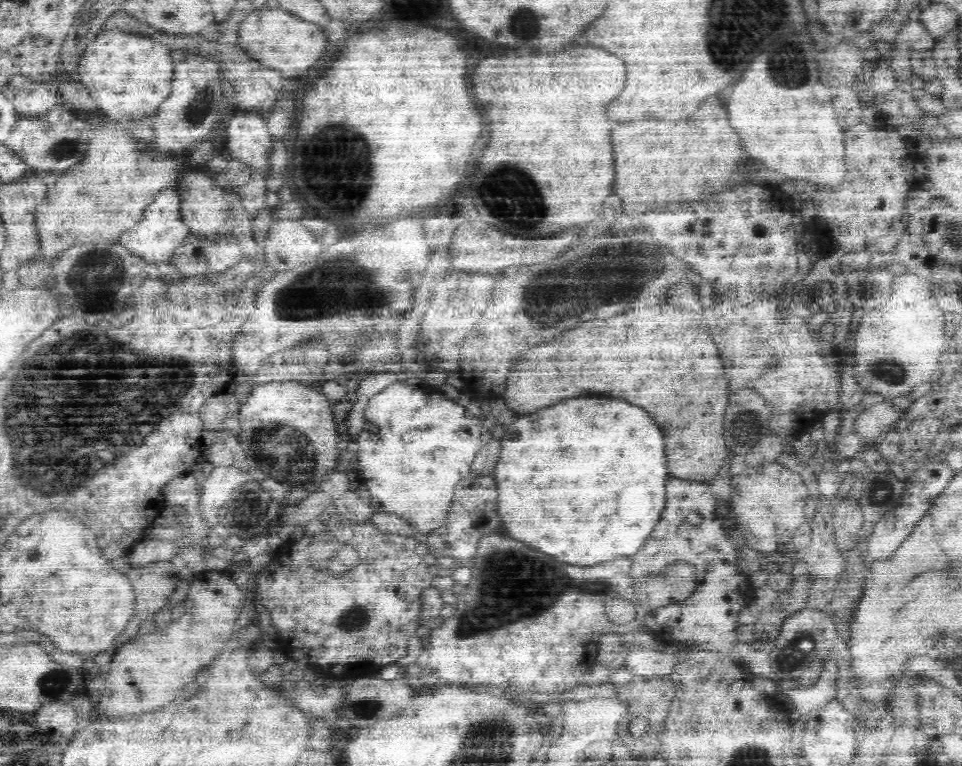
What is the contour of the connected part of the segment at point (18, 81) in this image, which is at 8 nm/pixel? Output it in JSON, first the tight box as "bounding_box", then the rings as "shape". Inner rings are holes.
{"bounding_box":[3,77,61,117],"shape":[[[14,77],[4,88],[3,95],[14,105],[20,117],[38,117],[53,110],[61,103],[60,95],[51,84],[37,83],[26,77]]]}

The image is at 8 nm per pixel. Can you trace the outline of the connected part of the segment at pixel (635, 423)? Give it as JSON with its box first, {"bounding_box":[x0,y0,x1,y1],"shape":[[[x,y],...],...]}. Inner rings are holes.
{"bounding_box":[496,398,670,566],"shape":[[[566,398],[530,416],[522,416],[502,440],[500,456],[496,478],[504,533],[546,554],[556,554],[562,562],[592,566],[636,554],[666,508],[666,482],[670,474],[666,468],[664,434],[644,408],[622,398]]]}

